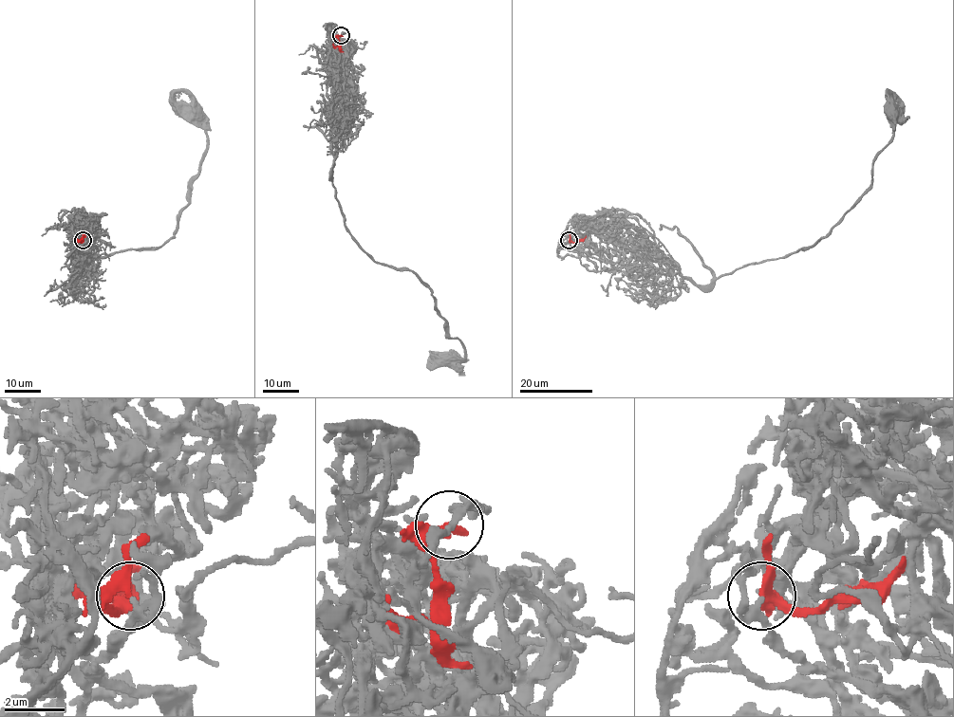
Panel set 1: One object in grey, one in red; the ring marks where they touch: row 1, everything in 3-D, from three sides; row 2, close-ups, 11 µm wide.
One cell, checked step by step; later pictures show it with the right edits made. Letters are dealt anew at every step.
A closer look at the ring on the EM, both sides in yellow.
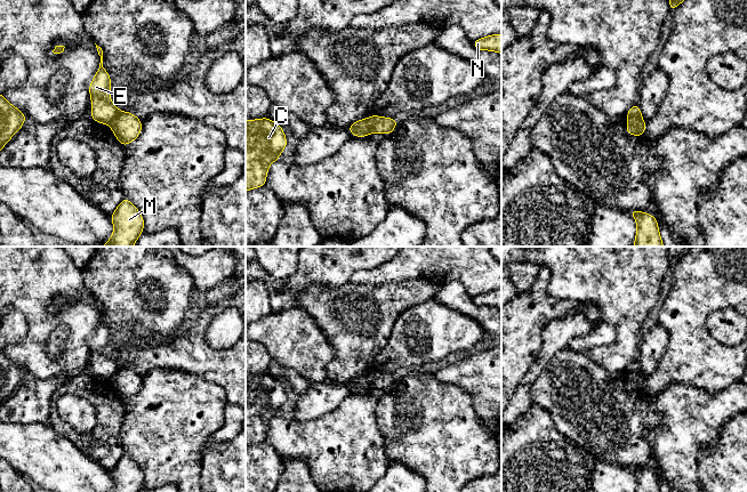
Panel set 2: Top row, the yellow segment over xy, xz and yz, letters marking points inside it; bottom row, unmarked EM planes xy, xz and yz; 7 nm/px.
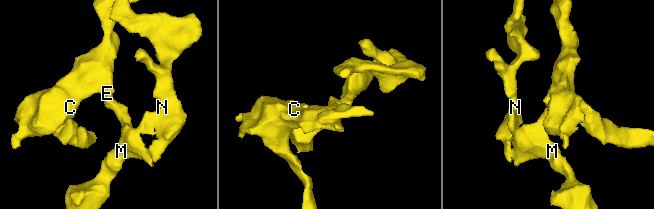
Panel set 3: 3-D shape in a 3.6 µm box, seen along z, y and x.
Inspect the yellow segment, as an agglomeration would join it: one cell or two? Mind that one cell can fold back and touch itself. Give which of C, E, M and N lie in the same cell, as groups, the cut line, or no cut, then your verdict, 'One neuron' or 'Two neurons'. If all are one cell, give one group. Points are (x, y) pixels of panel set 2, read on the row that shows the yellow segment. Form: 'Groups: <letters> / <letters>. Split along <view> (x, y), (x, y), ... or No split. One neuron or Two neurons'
Groups: C E / M N. Split along xz (368, 118), (370, 131). Two neurons

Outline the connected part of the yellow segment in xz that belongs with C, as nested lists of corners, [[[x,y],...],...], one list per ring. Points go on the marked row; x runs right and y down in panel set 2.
[[[268,118],[246,120],[246,192],[265,186],[268,167],[287,146],[280,124]]]

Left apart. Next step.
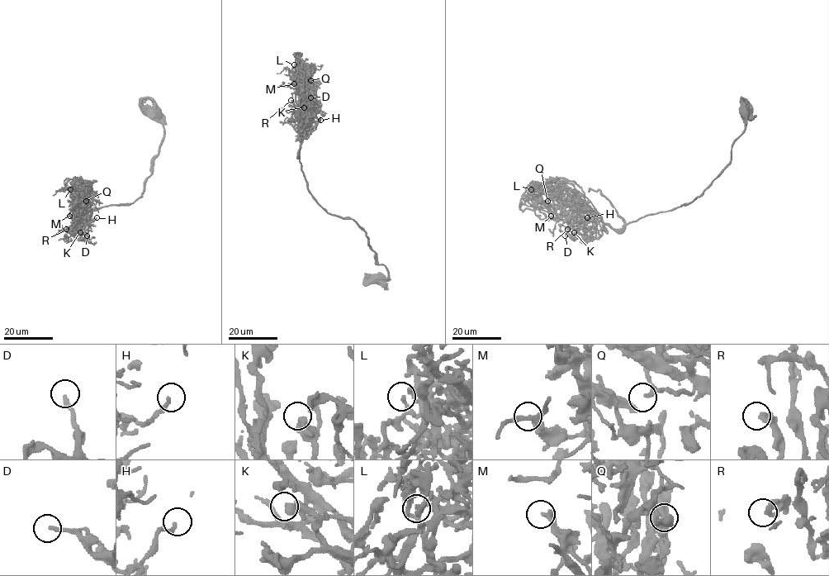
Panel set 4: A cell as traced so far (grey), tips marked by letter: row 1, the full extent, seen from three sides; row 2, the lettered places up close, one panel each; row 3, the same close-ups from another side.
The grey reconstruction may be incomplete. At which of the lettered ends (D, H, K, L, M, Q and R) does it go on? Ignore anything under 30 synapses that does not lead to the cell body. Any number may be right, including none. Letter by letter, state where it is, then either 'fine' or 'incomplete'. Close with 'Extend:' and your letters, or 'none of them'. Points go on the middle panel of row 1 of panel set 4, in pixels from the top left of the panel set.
D: at (310, 97); fine
H: at (320, 120); fine
K: at (304, 107); fine
L: at (294, 64); fine
M: at (294, 83); fine
Q: at (310, 80); fine
R: at (291, 100); fine
Extend: none of them

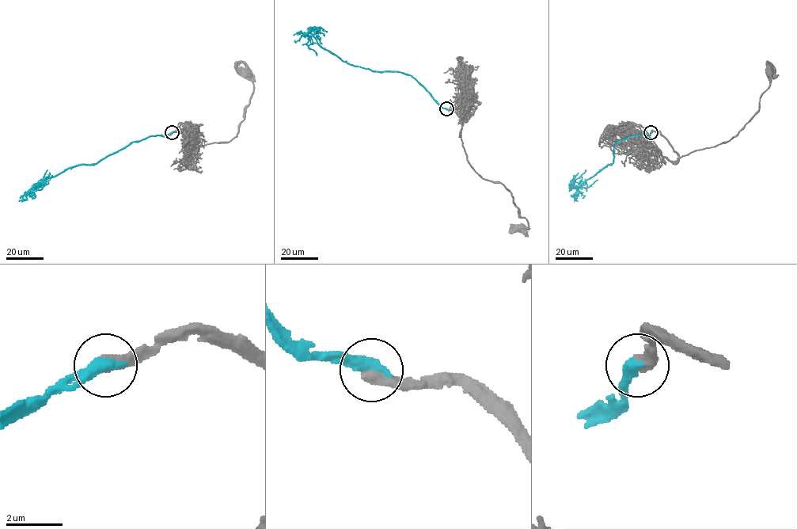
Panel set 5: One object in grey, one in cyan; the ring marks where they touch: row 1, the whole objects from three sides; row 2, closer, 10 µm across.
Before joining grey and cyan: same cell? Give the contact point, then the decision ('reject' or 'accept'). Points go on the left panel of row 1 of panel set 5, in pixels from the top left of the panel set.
place (172, 132); accept

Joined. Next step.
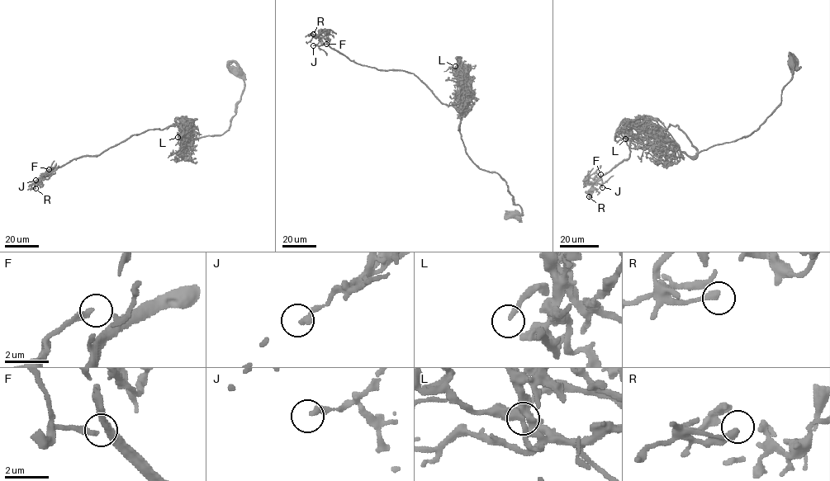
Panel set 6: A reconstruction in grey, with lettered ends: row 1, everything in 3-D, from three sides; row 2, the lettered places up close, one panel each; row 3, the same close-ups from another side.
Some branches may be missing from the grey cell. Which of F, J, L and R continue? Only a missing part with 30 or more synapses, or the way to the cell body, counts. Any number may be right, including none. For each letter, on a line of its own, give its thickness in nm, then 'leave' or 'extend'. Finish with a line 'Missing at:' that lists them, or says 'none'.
F: 170 nm | leave
J: 260 nm | leave
L: 190 nm | extend
R: 320 nm | leave
Missing at: L

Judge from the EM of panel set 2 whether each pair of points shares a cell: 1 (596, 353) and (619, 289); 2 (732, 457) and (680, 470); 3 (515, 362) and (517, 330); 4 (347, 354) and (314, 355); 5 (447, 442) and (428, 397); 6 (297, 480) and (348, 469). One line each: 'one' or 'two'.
1: one
2: two
3: one
4: two
5: one
6: two

